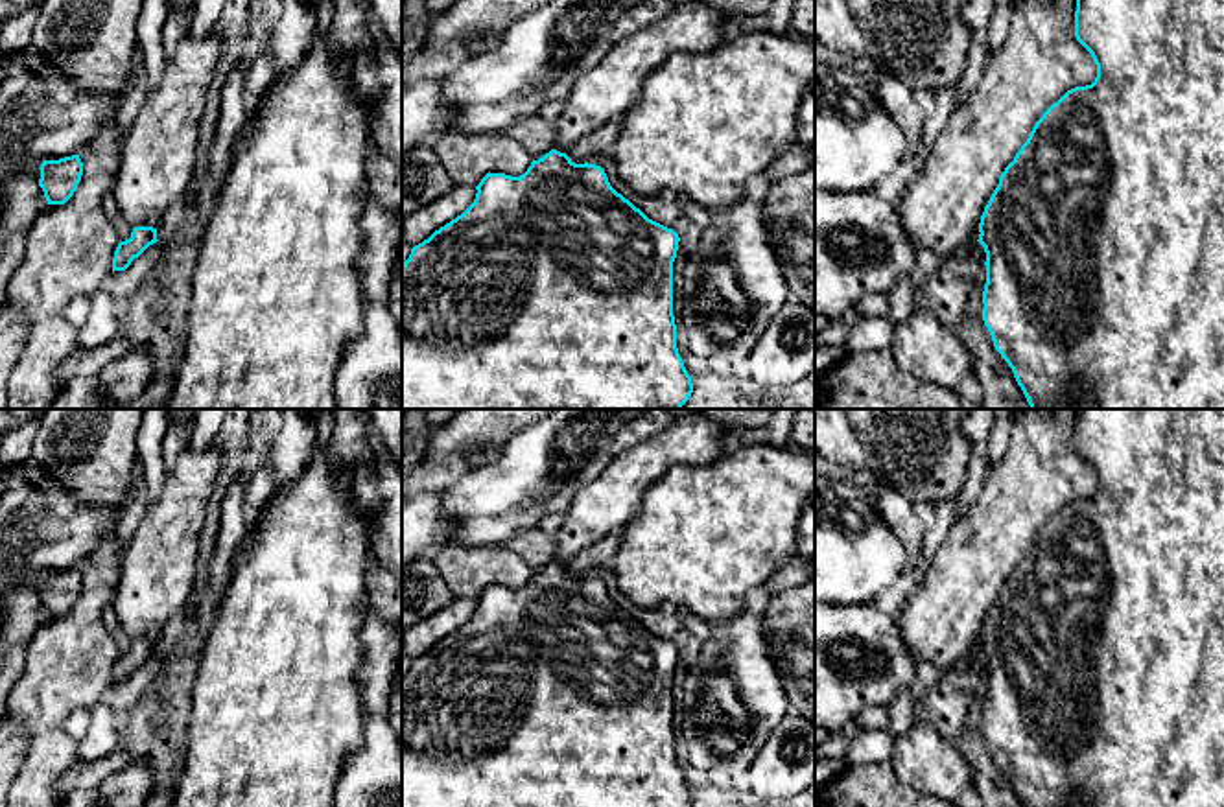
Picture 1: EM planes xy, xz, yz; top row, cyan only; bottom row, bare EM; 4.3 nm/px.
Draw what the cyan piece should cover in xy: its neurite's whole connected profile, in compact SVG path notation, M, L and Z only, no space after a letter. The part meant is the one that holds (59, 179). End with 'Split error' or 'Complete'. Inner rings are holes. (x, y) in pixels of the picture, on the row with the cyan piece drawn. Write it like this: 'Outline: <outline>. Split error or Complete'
Outline: M79 155L44 160L41 164L39 186L42 188L48 205L65 205L77 190L81 175L83 162Z. Complete

